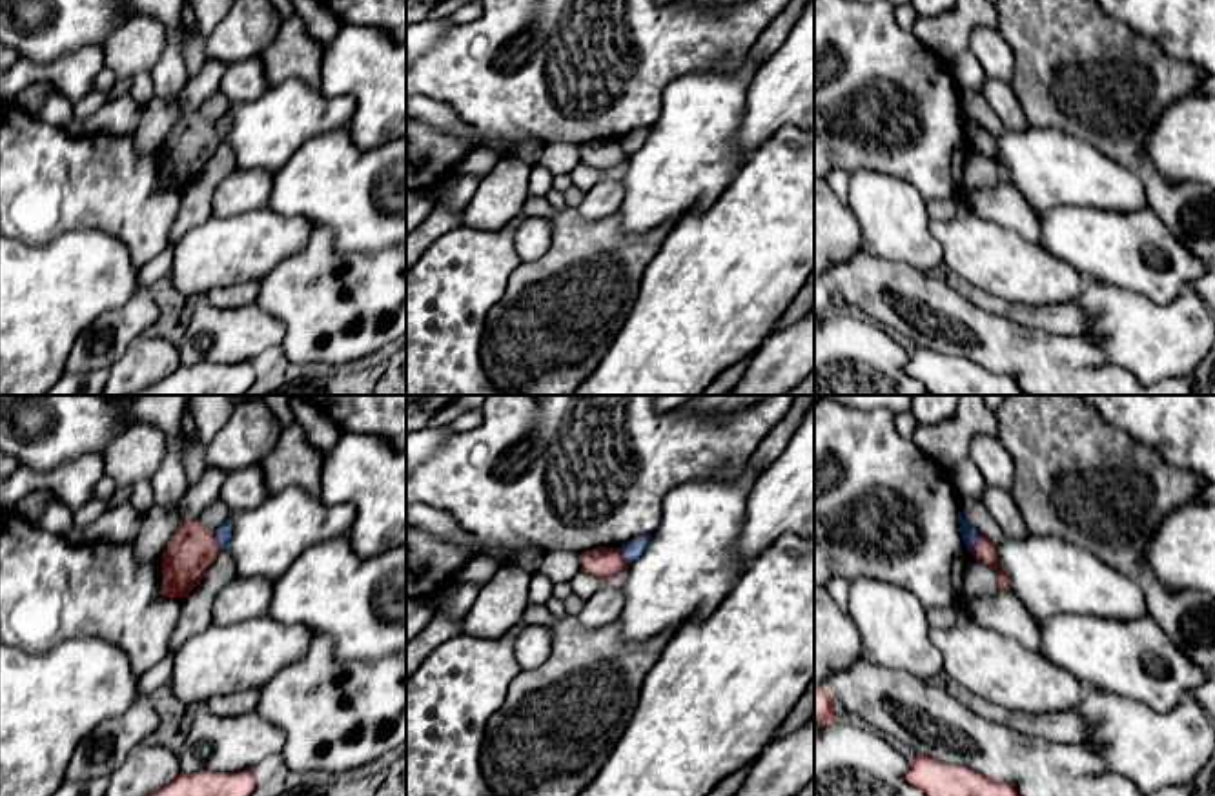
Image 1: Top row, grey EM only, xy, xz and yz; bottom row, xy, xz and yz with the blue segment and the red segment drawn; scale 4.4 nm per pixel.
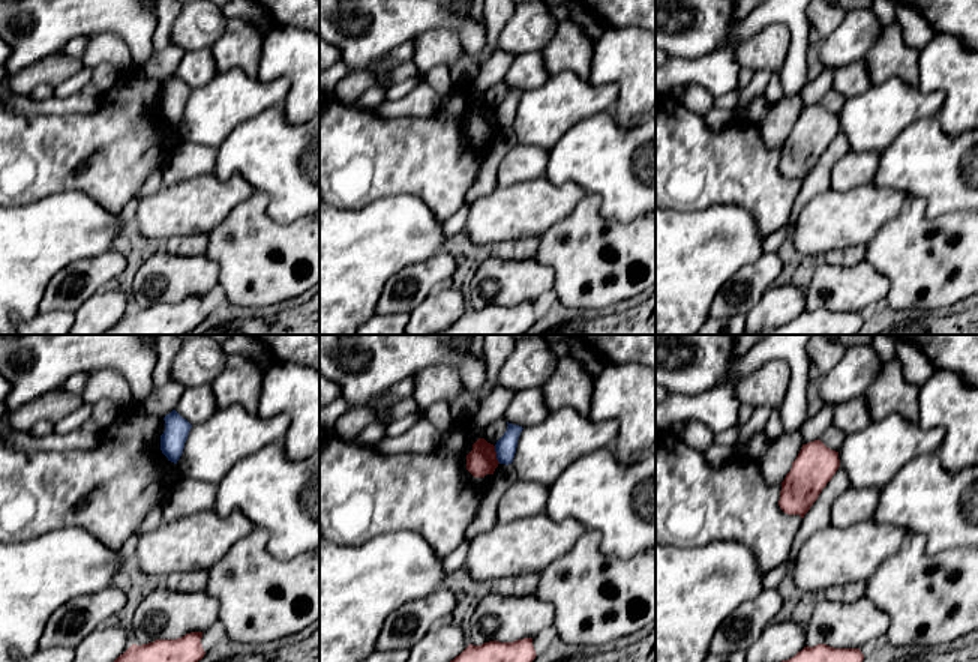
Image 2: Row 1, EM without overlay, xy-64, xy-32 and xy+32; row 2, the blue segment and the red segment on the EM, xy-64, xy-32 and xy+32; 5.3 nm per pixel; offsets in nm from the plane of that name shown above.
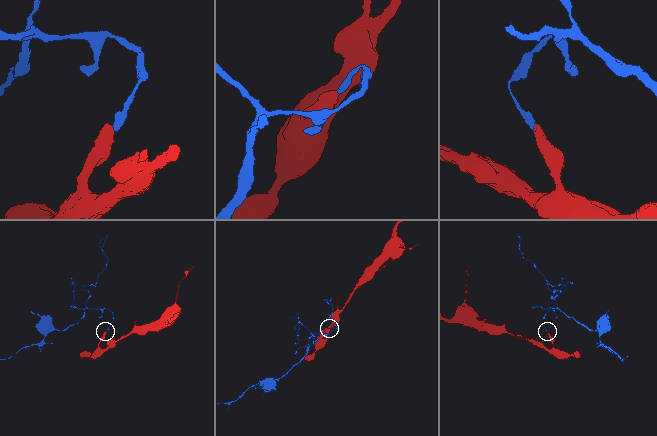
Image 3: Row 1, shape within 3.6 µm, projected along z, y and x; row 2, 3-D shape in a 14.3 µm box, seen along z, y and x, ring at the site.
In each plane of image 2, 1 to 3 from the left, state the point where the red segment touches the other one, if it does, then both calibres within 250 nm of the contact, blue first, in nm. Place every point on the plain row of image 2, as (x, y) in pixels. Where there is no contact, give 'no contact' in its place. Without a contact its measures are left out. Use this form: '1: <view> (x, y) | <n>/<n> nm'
1: no contact
2: xy-32 (497, 119) | 110/160 nm
3: no contact

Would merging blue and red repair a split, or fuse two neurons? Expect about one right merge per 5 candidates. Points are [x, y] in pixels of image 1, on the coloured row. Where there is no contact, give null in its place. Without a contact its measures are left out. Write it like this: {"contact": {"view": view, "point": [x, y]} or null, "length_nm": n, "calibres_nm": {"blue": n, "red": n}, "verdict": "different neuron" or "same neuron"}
{"contact": {"view": "xy", "point": [217, 541]}, "length_nm": 90, "calibres_nm": {"blue": 70, "red": 220}, "verdict": "different neuron"}

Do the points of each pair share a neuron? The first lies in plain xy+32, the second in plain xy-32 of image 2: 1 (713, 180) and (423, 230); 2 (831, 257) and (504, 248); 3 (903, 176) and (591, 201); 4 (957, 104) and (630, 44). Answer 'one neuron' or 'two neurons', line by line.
1: two neurons
2: one neuron
3: two neurons
4: one neuron

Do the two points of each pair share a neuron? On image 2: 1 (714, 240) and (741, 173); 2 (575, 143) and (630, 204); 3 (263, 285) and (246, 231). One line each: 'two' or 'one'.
1: two
2: one
3: one

